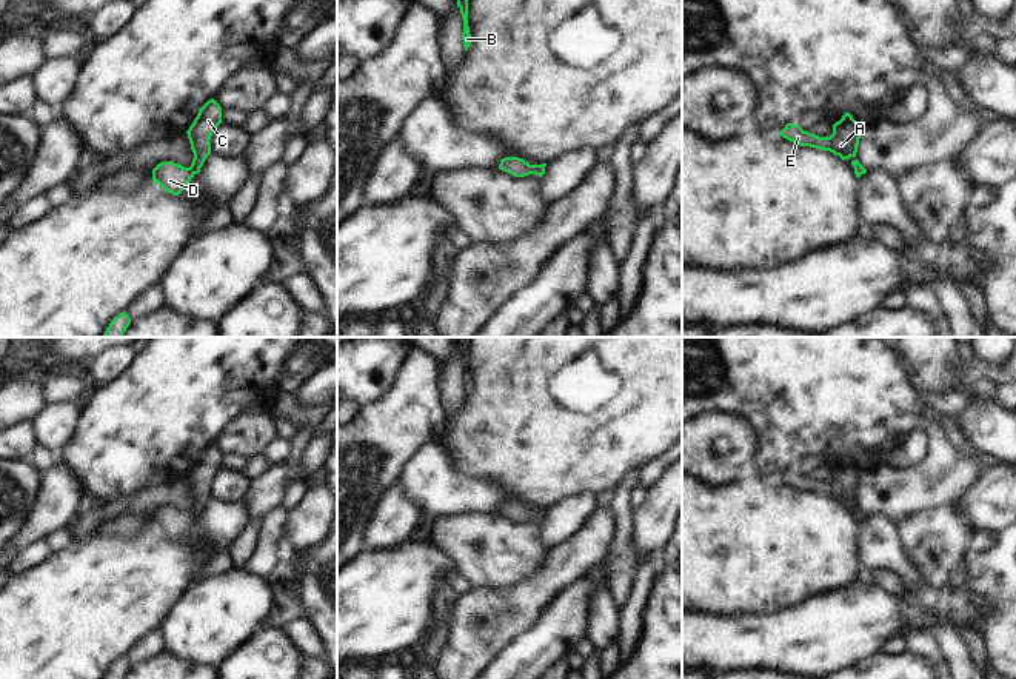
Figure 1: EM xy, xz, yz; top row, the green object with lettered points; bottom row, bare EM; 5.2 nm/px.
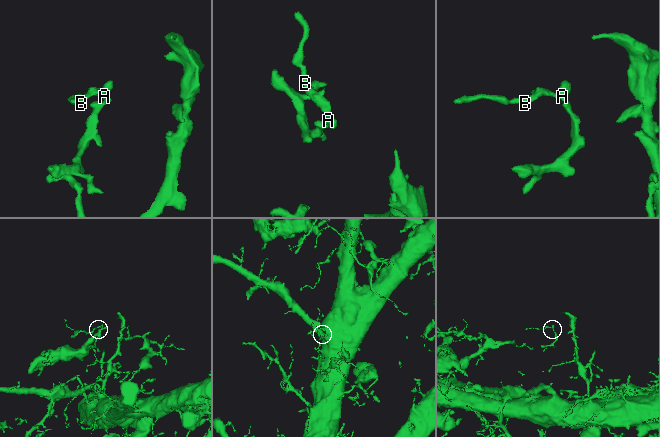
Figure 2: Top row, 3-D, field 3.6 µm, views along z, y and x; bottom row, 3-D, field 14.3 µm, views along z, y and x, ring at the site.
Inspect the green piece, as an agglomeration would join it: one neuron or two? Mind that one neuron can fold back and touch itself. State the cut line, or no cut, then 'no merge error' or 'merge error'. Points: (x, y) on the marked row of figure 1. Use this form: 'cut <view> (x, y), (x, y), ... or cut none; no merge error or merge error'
cut none; no merge error

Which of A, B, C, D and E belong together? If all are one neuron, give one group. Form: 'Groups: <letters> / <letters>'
Groups: A B C D E.

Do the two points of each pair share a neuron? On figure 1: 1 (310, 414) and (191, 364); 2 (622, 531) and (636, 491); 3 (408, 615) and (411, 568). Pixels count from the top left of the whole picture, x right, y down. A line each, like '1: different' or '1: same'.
1: different
2: different
3: same

